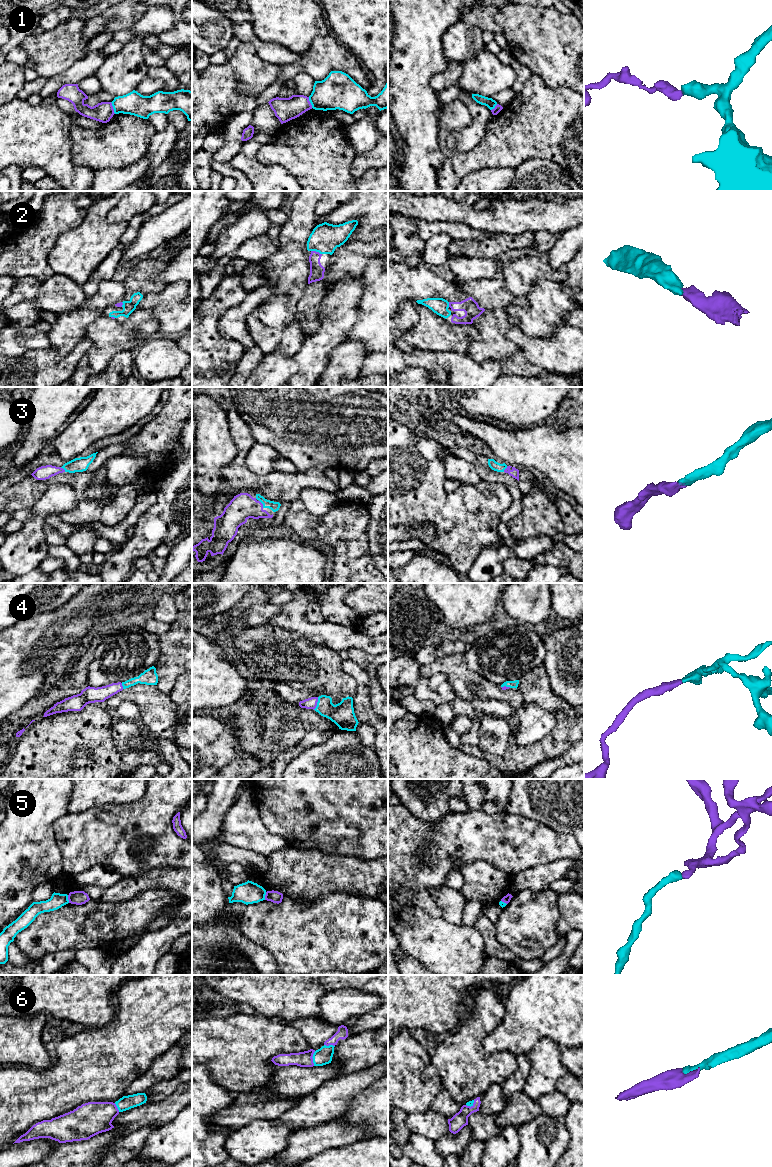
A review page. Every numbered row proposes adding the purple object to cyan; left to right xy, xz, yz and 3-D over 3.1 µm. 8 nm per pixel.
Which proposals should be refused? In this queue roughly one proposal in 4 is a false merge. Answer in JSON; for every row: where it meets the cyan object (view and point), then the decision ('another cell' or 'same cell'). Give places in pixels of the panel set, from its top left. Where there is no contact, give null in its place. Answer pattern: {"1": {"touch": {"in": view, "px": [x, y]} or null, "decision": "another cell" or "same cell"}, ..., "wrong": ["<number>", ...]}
{"1": {"touch": {"in": "xy", "px": [113, 108]}, "decision": "another cell"}, "2": {"touch": {"in": "xz", "px": [316, 251]}, "decision": "same cell"}, "3": {"touch": {"in": "xz", "px": [262, 503]}, "decision": "same cell"}, "4": {"touch": {"in": "xz", "px": [317, 703]}, "decision": "same cell"}, "5": {"touch": {"in": "xy", "px": [67, 899]}, "decision": "another cell"}, "6": {"touch": {"in": "xz", "px": [312, 1057]}, "decision": "same cell"}, "wrong": ["1", "5"]}

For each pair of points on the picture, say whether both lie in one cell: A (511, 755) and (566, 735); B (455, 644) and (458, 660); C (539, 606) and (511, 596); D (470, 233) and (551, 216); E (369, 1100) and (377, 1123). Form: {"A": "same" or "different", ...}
{"A": "same", "B": "different", "C": "same", "D": "different", "E": "same"}

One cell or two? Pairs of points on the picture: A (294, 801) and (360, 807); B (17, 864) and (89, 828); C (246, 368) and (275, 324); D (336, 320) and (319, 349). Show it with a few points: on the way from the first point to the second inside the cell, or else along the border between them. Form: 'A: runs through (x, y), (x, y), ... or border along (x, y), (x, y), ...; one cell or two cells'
A: runs through (310, 801), (344, 801); one cell
B: border along (56, 820), (54, 835), (61, 853), (62, 867); two cells
C: border along (255, 345), (264, 354); two cells
D: runs through (333, 327), (330, 334), (322, 342); one cell

